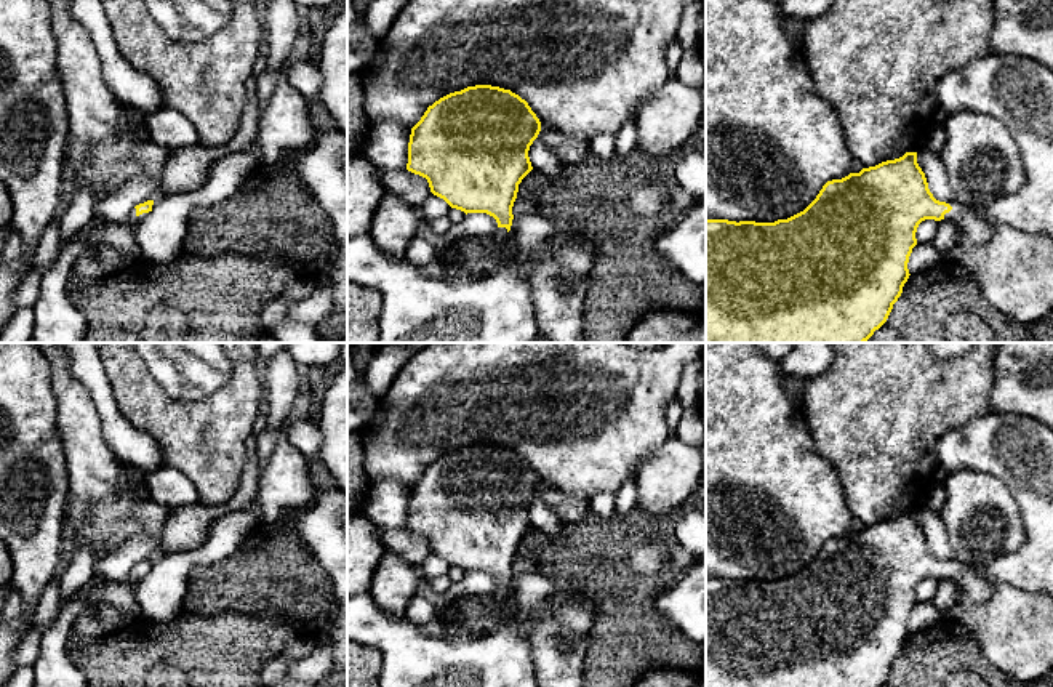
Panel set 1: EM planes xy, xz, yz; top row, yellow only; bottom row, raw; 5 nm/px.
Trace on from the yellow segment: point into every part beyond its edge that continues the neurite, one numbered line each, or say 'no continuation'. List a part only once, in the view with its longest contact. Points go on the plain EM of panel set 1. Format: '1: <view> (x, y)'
1: xy (120, 596)

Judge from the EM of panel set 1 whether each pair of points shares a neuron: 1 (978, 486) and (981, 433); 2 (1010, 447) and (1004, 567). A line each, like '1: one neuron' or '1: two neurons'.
1: two neurons
2: one neuron

